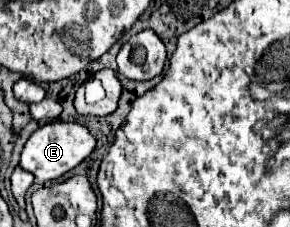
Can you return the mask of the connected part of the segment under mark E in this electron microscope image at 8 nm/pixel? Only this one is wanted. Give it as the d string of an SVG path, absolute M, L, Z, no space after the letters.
M47 122L41 128L37 128L31 138L27 140L23 152L21 152L21 168L29 170L37 182L49 182L61 178L65 172L81 164L91 152L95 150L95 138L89 134L89 130L77 122Z

